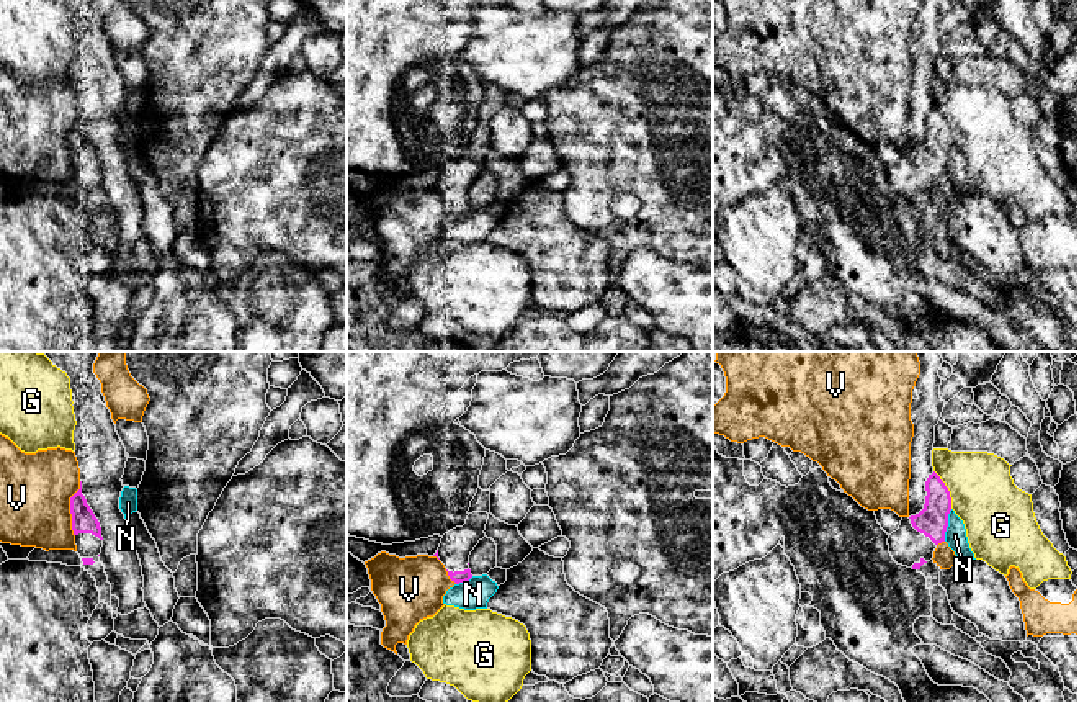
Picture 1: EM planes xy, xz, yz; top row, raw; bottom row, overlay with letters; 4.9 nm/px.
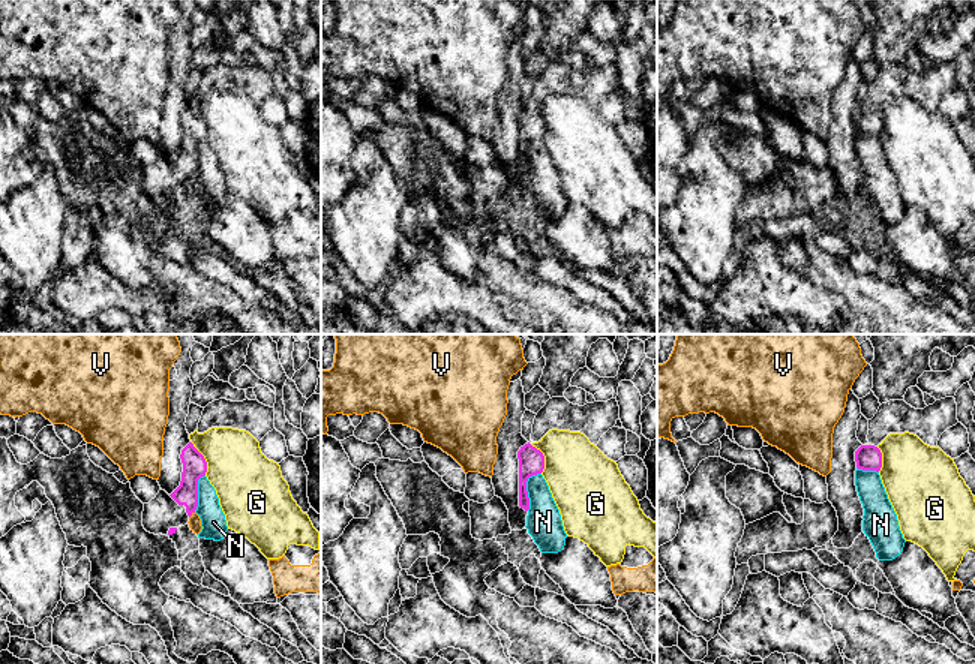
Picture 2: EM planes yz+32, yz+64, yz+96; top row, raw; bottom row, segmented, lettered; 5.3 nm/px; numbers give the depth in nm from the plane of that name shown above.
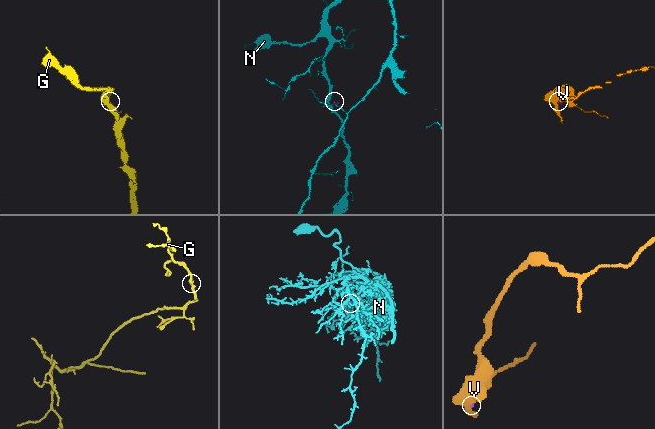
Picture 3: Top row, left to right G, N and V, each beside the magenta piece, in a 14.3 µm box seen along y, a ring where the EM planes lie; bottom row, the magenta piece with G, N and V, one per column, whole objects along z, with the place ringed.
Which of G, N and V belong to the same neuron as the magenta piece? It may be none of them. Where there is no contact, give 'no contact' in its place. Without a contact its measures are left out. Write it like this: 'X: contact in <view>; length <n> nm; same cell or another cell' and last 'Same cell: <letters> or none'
G: contact in yz; length 220 nm; another cell
N: contact in yz; length 170 nm; another cell
V: contact in xy; length 280 nm; another cell
Same cell: none

